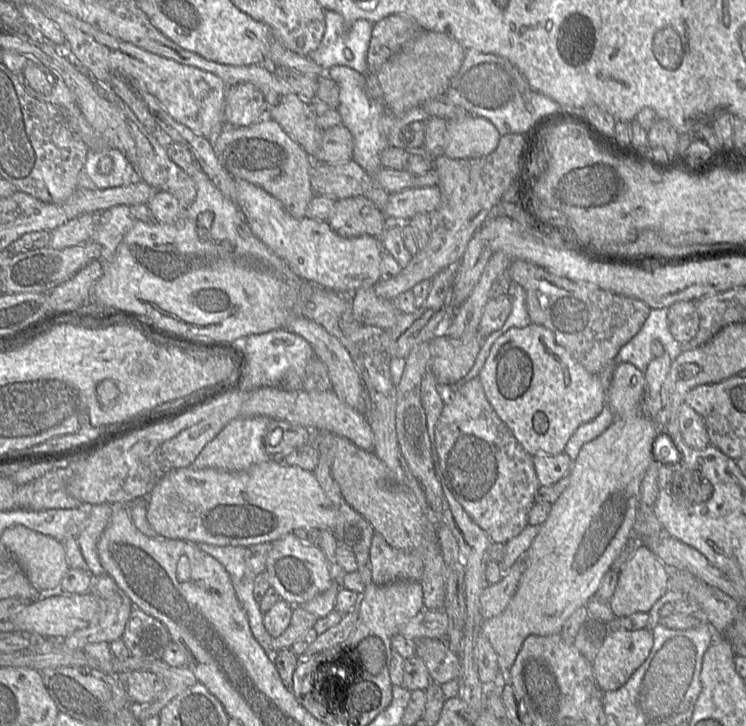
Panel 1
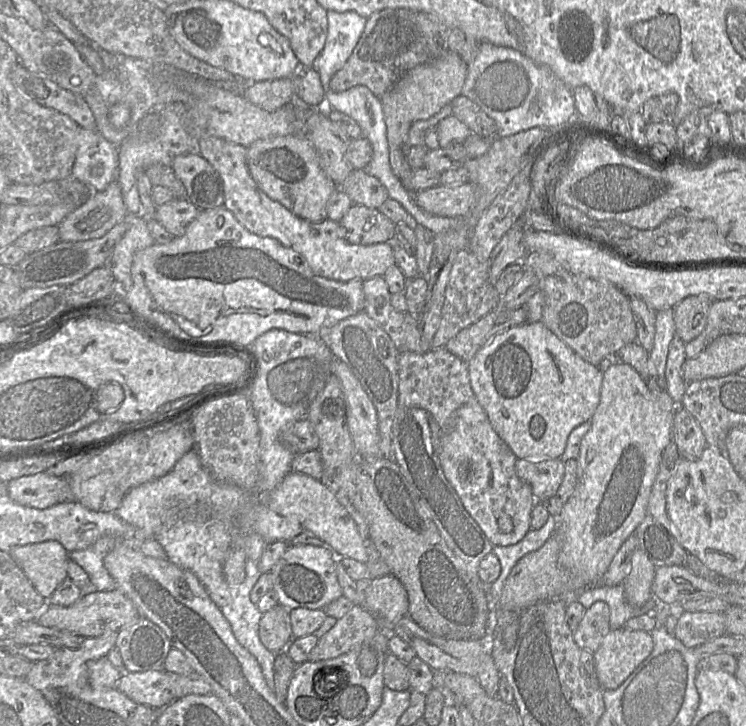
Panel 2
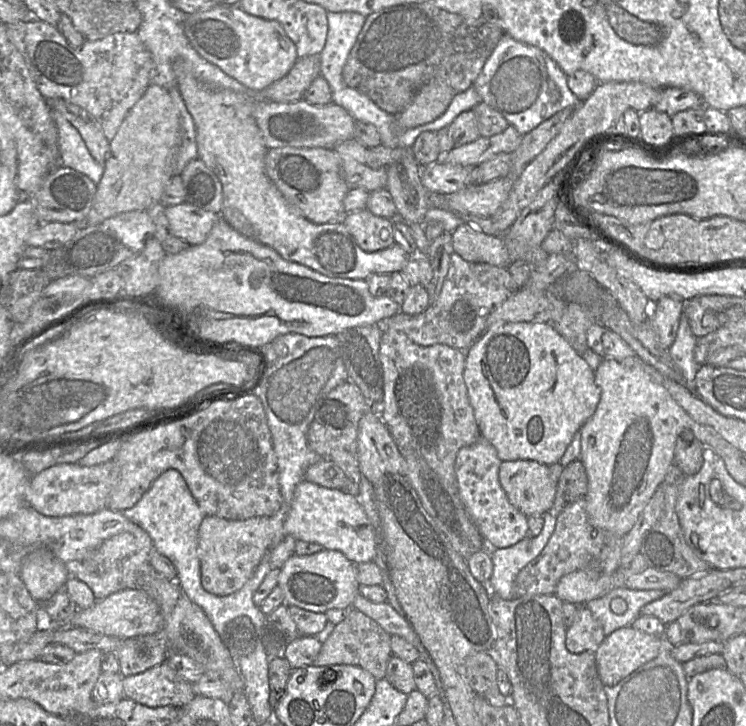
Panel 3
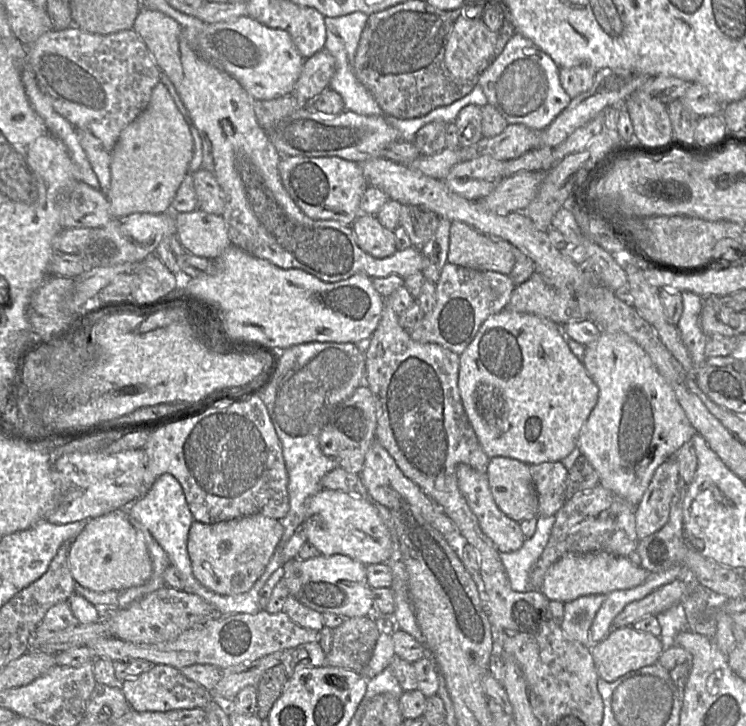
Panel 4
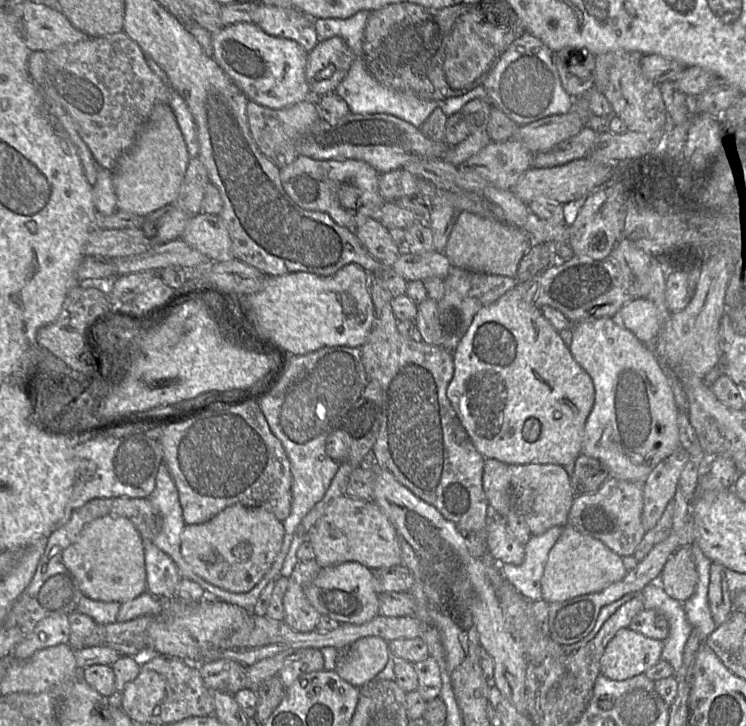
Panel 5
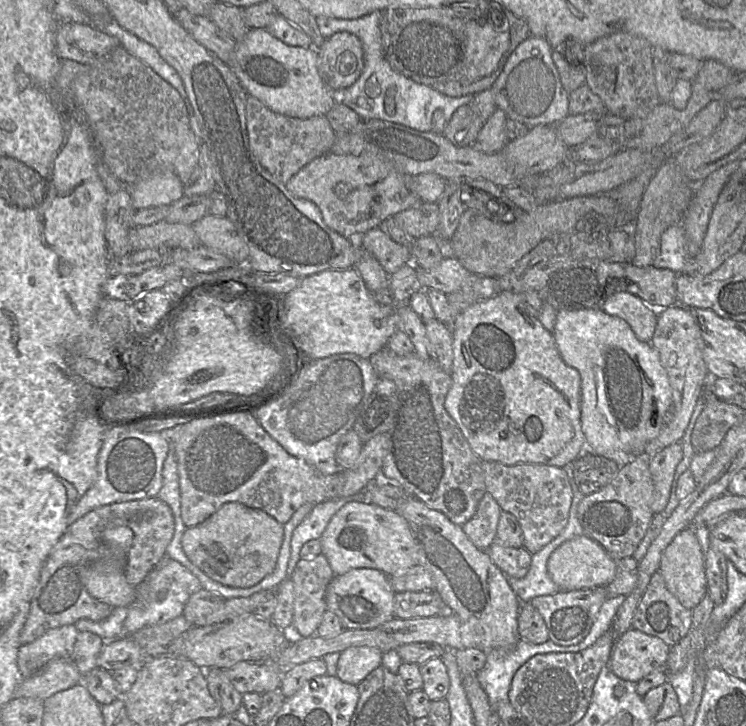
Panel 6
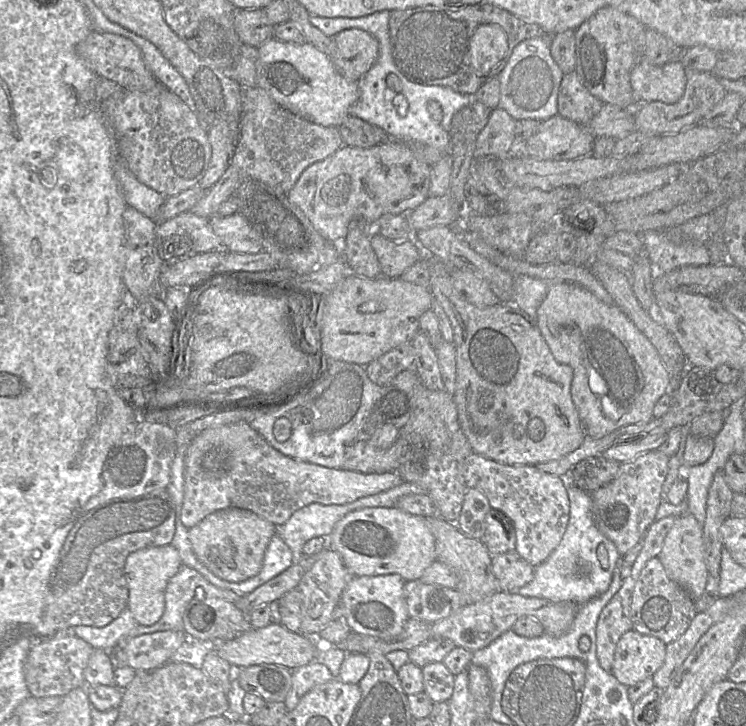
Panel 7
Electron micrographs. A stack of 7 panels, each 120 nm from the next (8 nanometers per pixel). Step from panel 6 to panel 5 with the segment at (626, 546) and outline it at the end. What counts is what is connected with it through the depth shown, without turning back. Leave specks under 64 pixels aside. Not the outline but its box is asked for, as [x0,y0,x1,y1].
[565,477,646,557]

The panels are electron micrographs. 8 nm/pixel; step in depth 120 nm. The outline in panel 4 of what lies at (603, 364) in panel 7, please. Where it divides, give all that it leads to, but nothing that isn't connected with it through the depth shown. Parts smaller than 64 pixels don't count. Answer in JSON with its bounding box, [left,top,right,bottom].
[578,331,697,506]

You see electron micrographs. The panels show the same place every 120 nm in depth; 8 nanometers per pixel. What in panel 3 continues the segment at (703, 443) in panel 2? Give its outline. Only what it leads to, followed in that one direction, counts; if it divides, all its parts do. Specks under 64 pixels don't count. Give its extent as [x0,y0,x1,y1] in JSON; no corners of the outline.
[674,430,704,476]

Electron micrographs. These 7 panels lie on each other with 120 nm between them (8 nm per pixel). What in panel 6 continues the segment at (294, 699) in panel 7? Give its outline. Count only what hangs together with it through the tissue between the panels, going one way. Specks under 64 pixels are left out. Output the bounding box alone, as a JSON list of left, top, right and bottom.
[280,658,326,698]

